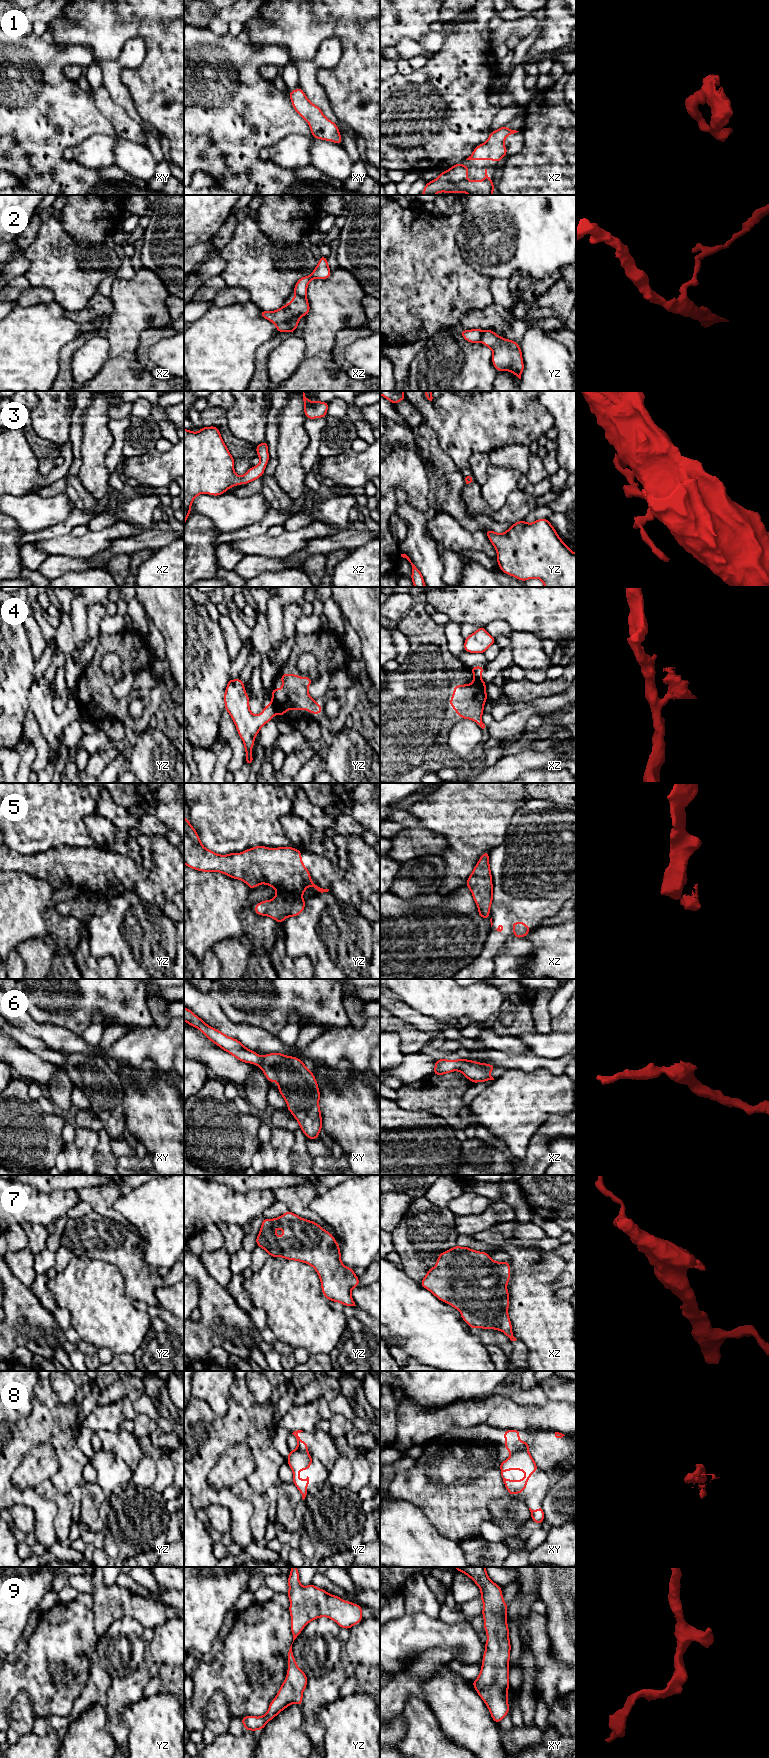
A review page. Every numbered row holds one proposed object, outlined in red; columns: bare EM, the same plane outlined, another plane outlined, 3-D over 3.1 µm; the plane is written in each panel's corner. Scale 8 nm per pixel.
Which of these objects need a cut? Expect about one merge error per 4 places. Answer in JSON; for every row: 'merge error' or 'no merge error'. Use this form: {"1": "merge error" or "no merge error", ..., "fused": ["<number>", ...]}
{"1": "no merge error", "2": "merge error", "3": "no merge error", "4": "merge error", "5": "merge error", "6": "no merge error", "7": "no merge error", "8": "merge error", "9": "no merge error", "fused": ["2", "4", "5", "8"]}

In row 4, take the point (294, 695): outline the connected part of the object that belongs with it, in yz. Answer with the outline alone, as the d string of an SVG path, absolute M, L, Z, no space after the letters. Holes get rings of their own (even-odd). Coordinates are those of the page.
M280 674L282 689L272 690L270 707L275 715L285 715L286 710L308 710L311 714L322 714L322 707L312 699L308 687L310 677L299 677L296 674Z

